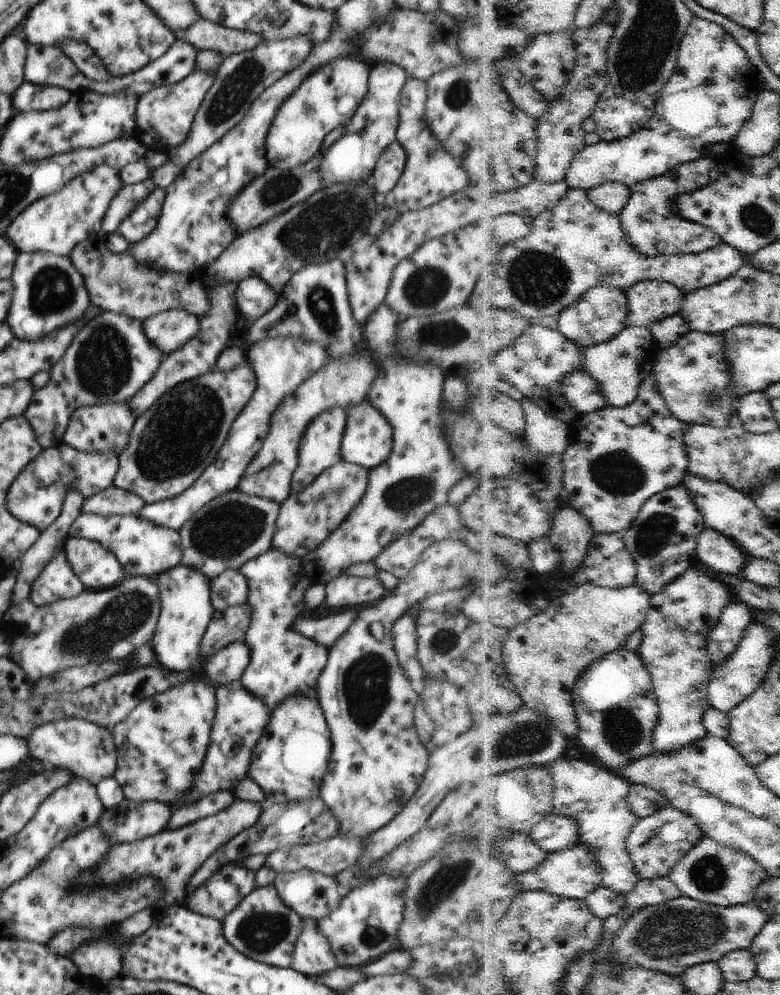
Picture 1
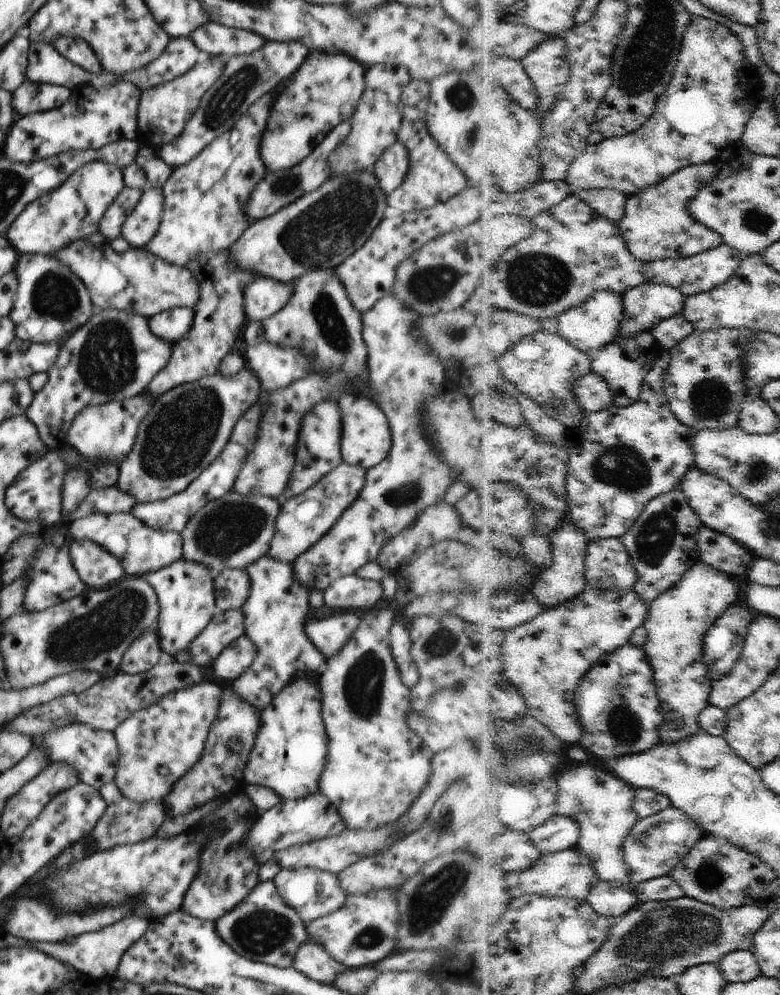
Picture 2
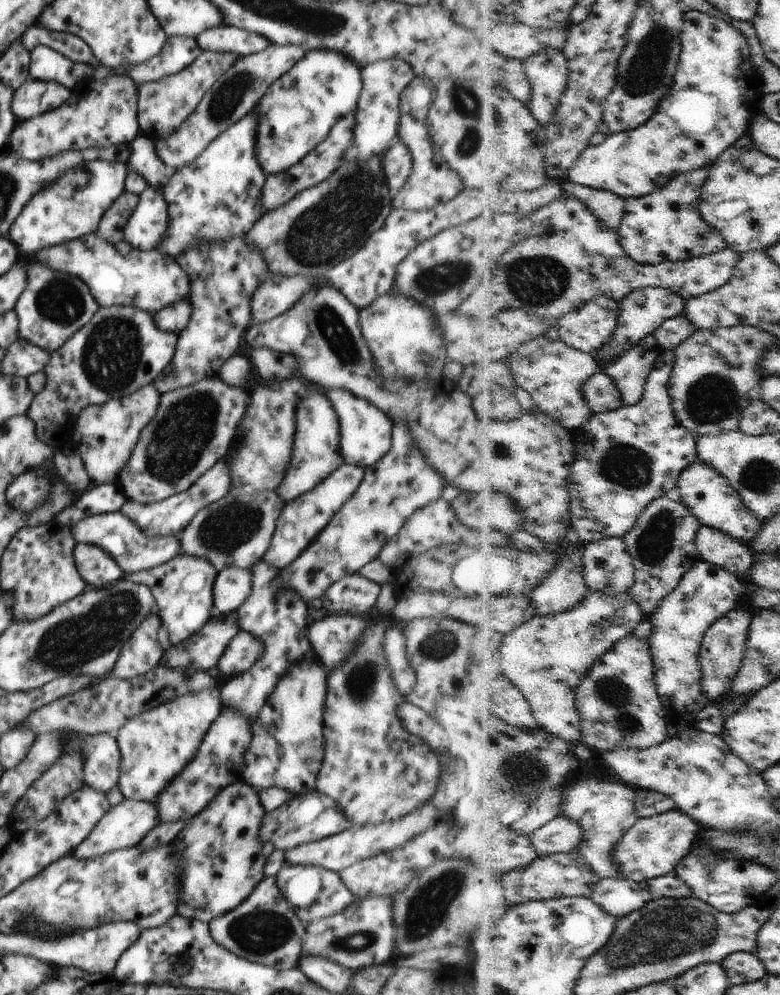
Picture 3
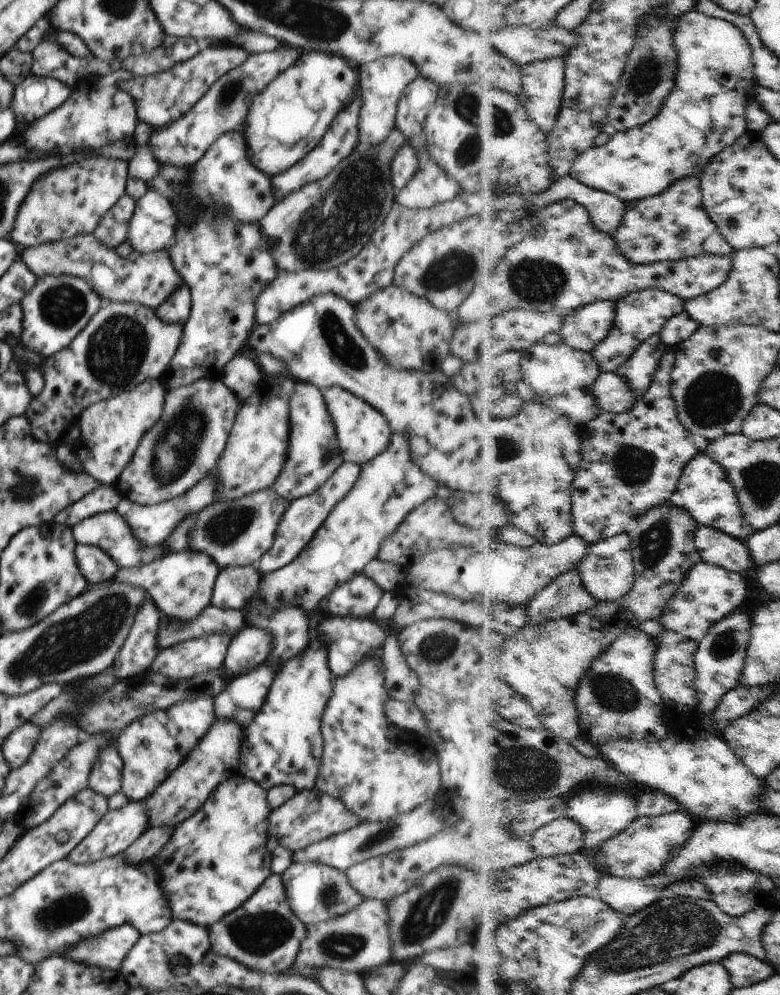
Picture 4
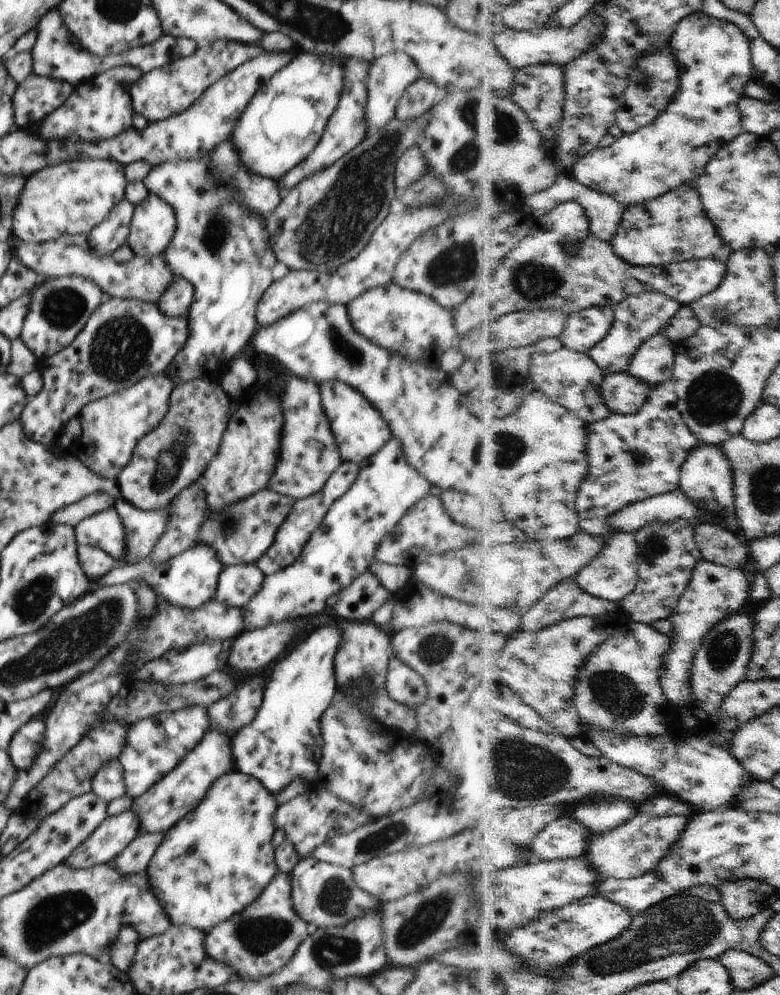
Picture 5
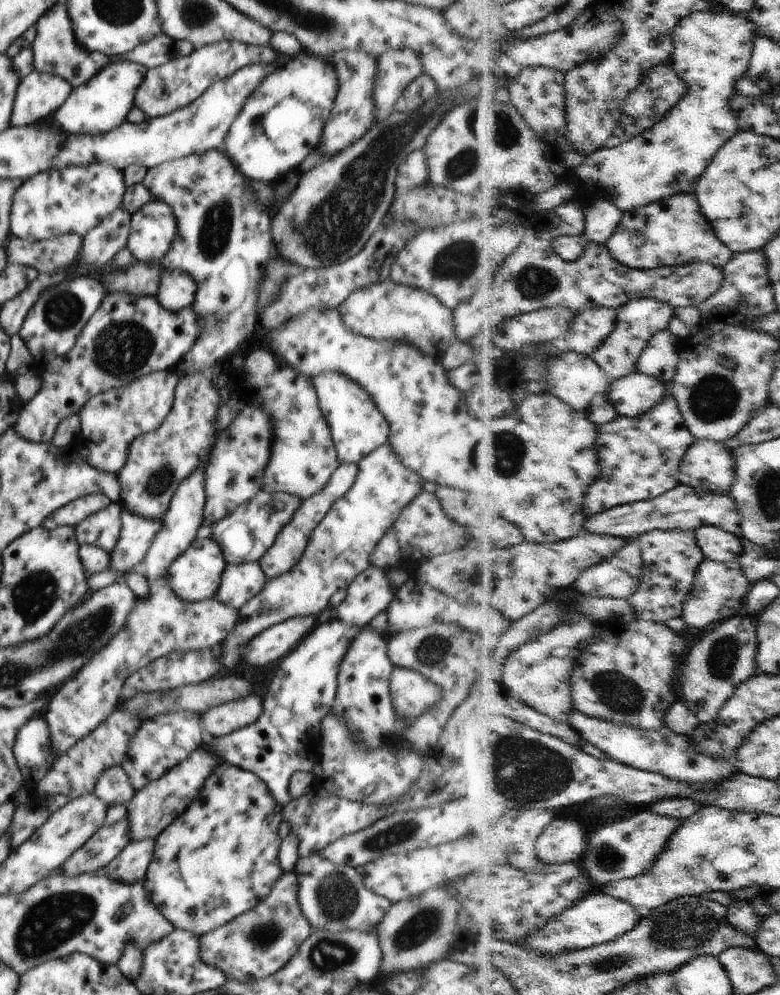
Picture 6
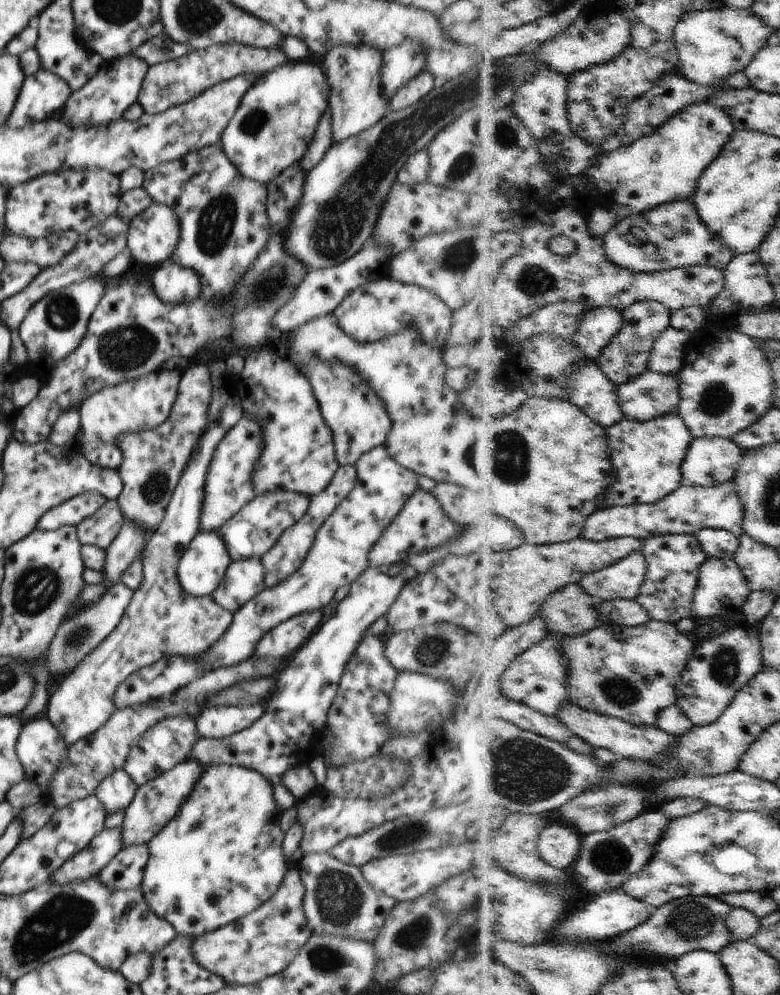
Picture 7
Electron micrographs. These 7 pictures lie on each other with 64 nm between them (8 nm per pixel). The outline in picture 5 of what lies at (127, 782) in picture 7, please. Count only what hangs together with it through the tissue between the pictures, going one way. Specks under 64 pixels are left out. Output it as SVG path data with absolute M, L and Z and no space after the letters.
M110 760L94 774L91 783L92 791L106 803L120 796L127 796L124 786L123 767L120 760Z

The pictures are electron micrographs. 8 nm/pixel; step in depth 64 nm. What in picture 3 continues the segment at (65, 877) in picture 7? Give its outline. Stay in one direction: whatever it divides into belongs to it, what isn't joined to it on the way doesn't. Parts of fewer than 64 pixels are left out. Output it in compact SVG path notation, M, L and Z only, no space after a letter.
M124 799L120 804L111 806L109 811L96 823L92 832L73 850L72 856L80 860L102 857L122 849L136 847L141 838L152 828L160 823L154 804Z

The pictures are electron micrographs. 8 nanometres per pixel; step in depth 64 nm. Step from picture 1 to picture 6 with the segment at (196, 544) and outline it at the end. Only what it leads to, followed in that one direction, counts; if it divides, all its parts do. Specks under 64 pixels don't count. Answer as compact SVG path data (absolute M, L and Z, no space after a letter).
M258 492L249 502L240 504L212 526L210 538L218 542L226 564L259 562L272 547L280 530L292 520L301 499L286 493Z

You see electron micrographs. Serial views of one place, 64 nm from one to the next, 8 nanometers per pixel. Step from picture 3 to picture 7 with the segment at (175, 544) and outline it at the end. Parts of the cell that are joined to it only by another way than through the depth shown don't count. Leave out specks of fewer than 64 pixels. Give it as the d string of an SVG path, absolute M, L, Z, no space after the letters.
M107 500L95 514L75 528L80 545L95 545L104 551L112 545L124 524L124 516L117 500Z

